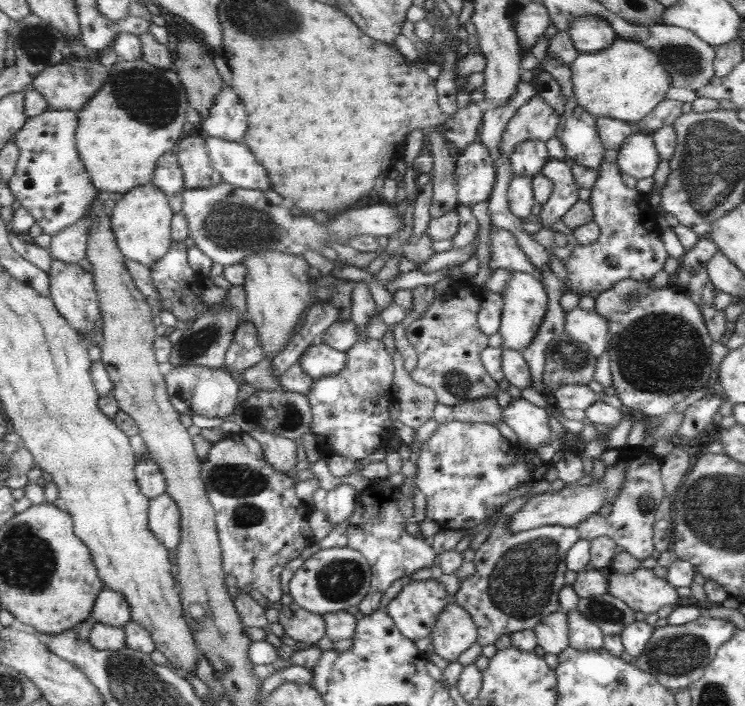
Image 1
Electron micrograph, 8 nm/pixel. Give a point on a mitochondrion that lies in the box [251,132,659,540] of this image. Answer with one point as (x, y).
(573, 358)

